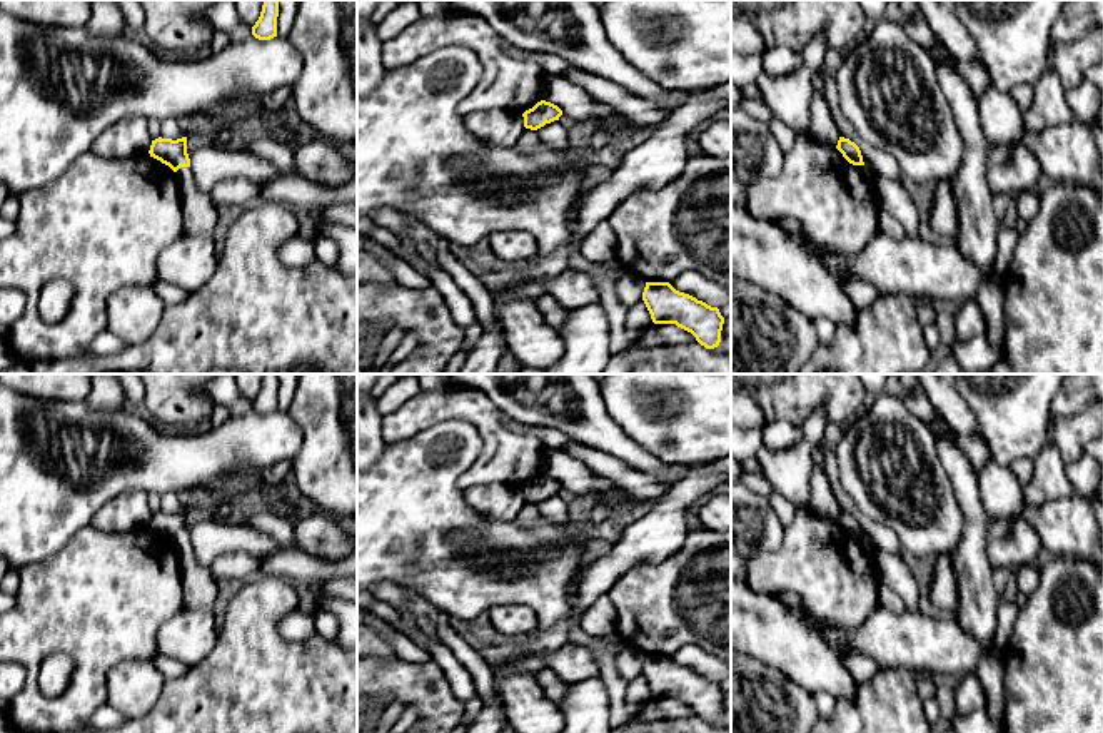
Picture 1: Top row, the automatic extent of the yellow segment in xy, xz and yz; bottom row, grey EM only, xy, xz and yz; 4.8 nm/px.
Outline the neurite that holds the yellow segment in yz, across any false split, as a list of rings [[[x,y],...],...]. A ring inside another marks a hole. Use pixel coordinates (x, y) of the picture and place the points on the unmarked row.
[[[839,511],[836,523],[853,539],[864,539],[859,521],[849,513]]]

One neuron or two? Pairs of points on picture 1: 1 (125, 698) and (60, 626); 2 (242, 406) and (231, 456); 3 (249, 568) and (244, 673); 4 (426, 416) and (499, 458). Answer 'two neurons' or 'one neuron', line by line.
1: two neurons
2: two neurons
3: two neurons
4: one neuron

